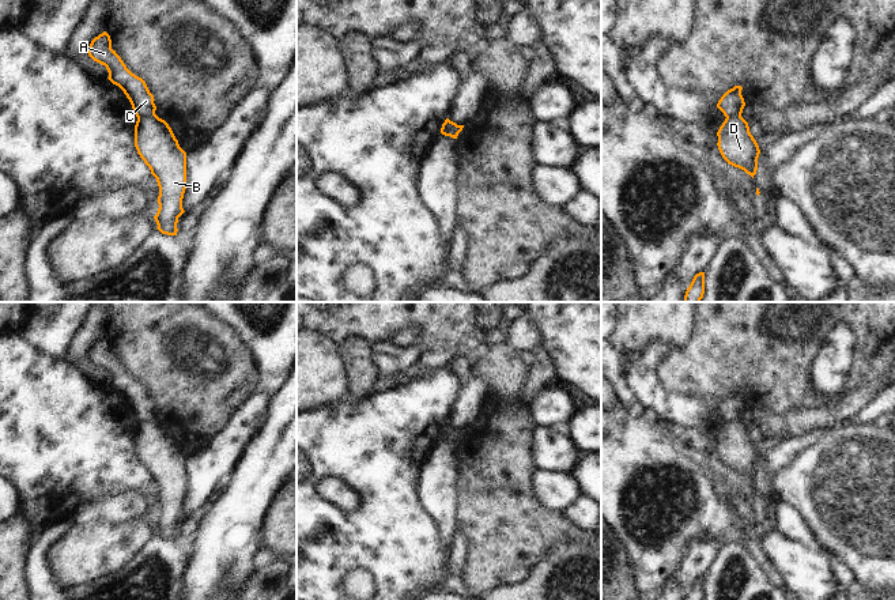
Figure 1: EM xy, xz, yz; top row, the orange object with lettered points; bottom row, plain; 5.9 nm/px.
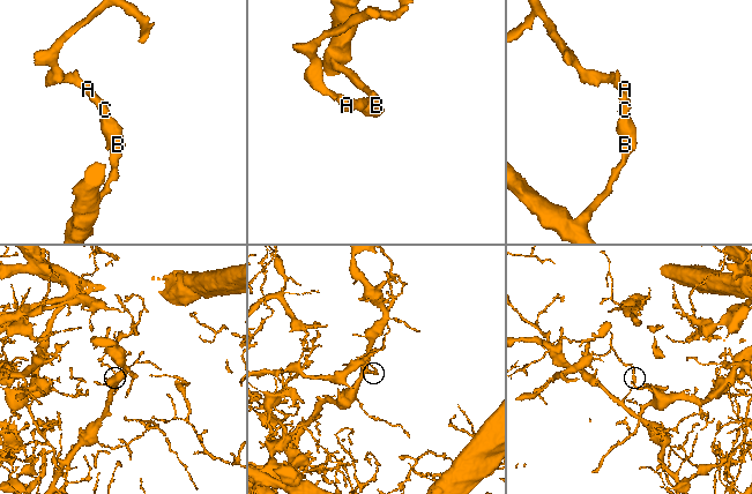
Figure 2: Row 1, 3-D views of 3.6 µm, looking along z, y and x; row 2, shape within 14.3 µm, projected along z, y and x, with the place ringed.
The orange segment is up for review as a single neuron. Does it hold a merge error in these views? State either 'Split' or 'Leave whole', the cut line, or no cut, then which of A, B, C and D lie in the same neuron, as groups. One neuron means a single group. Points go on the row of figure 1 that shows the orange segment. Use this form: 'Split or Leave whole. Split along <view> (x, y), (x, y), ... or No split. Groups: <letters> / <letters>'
Split. Split along xy (154, 113), (138, 119). Groups: A C / B D

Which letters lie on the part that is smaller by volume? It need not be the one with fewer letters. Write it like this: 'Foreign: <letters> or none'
Foreign: A, C

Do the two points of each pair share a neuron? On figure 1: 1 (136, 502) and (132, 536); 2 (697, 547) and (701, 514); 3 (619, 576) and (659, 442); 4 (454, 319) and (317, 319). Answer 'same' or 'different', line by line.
1: different
2: different
3: different
4: same

